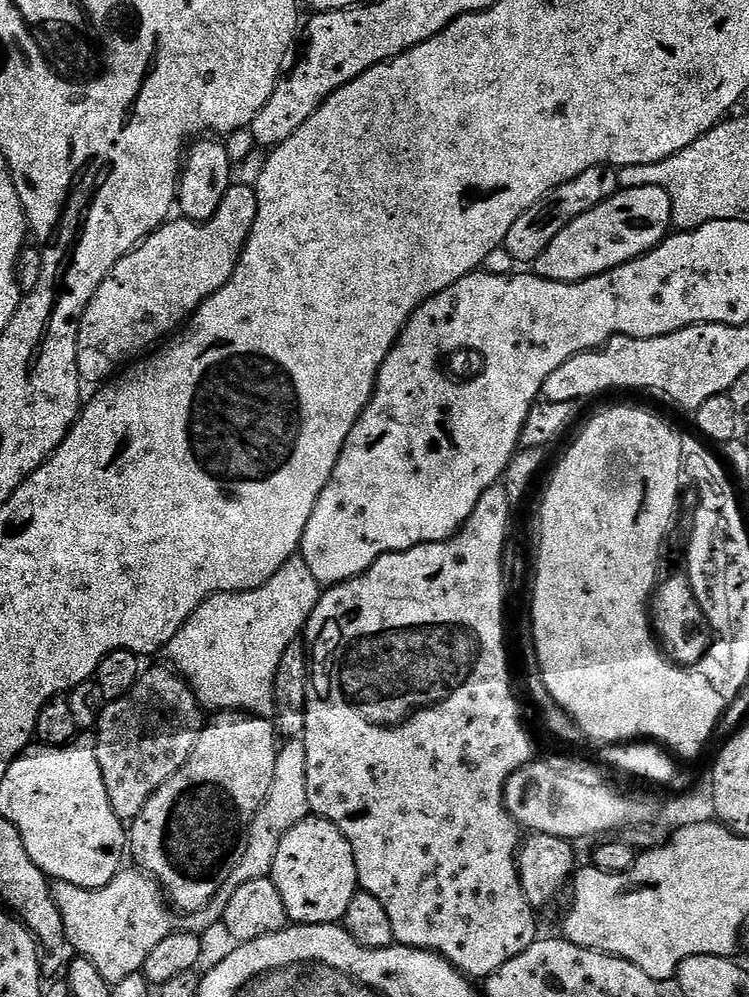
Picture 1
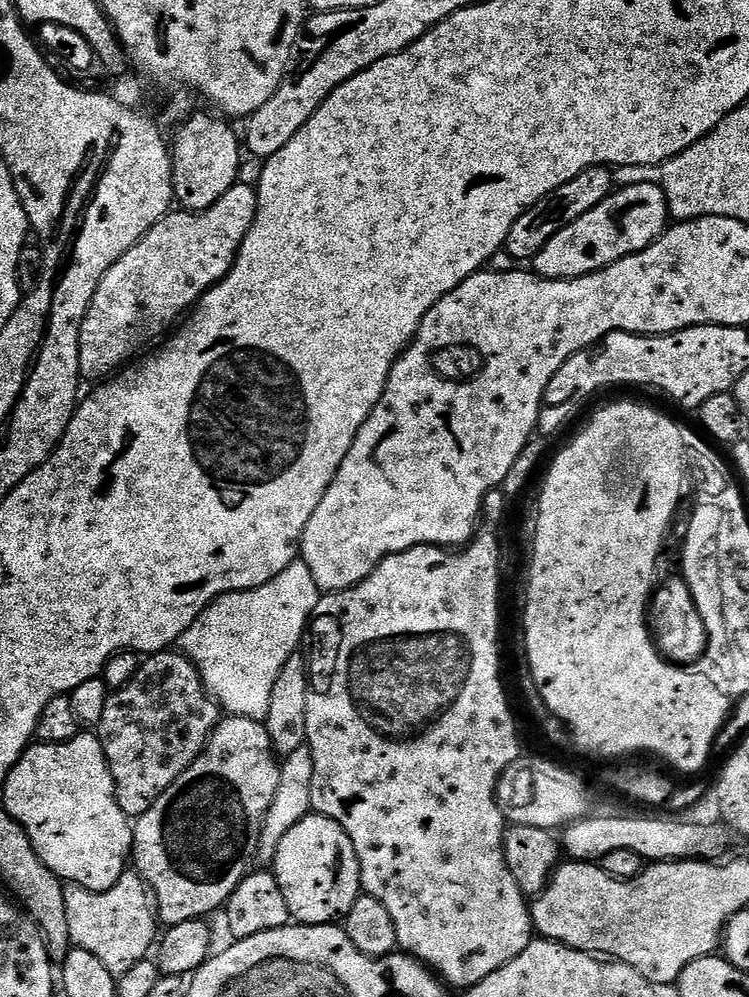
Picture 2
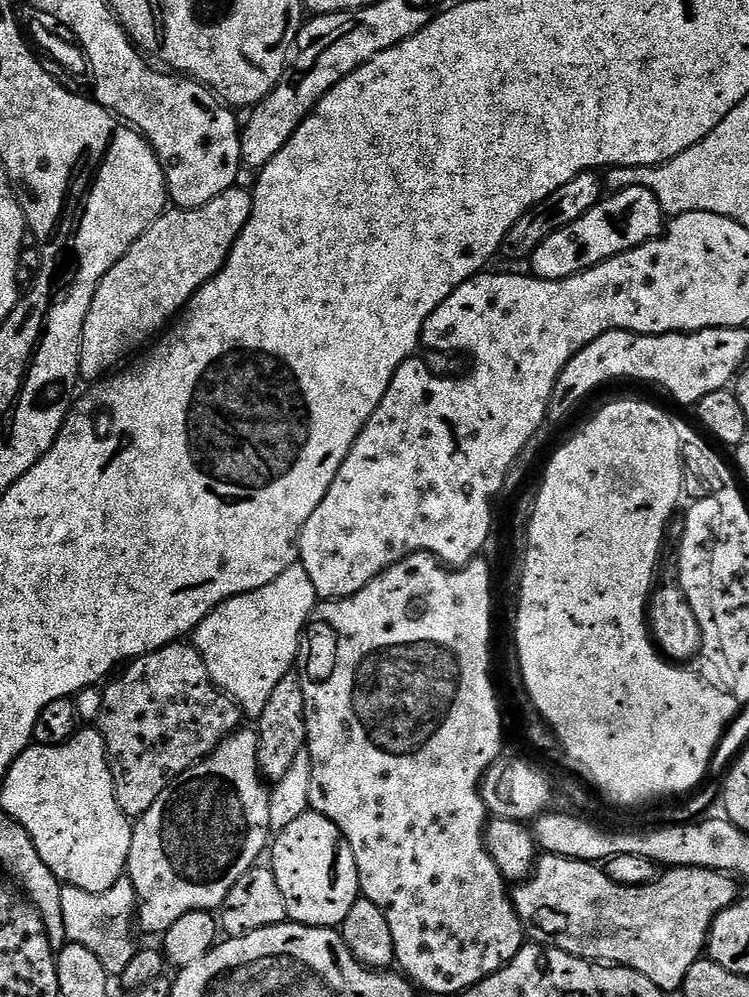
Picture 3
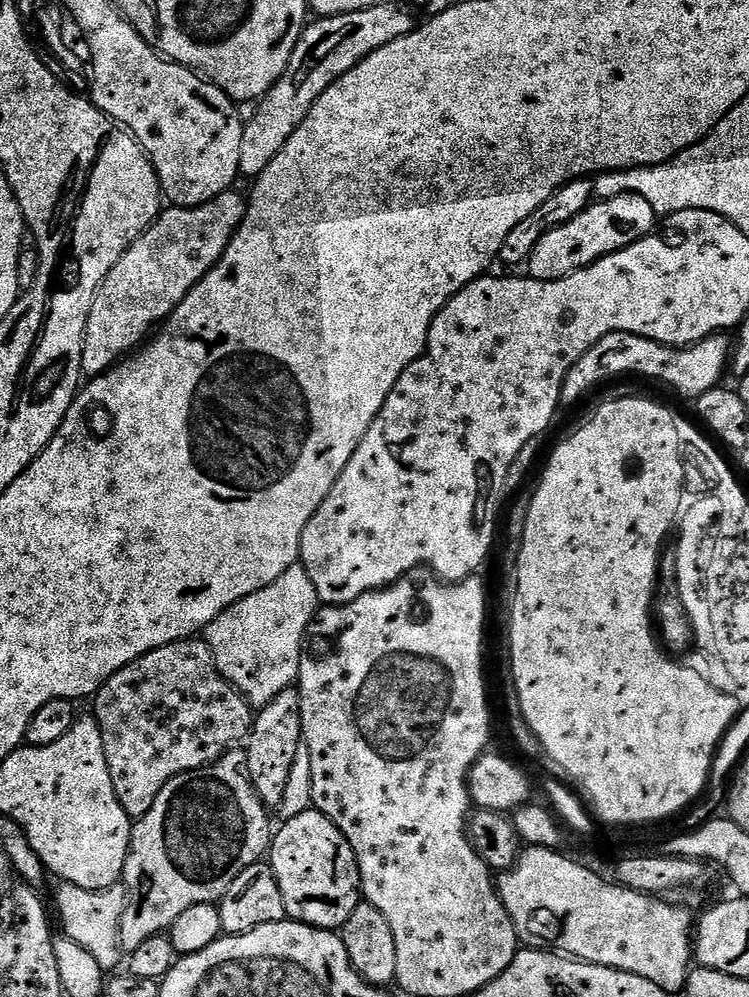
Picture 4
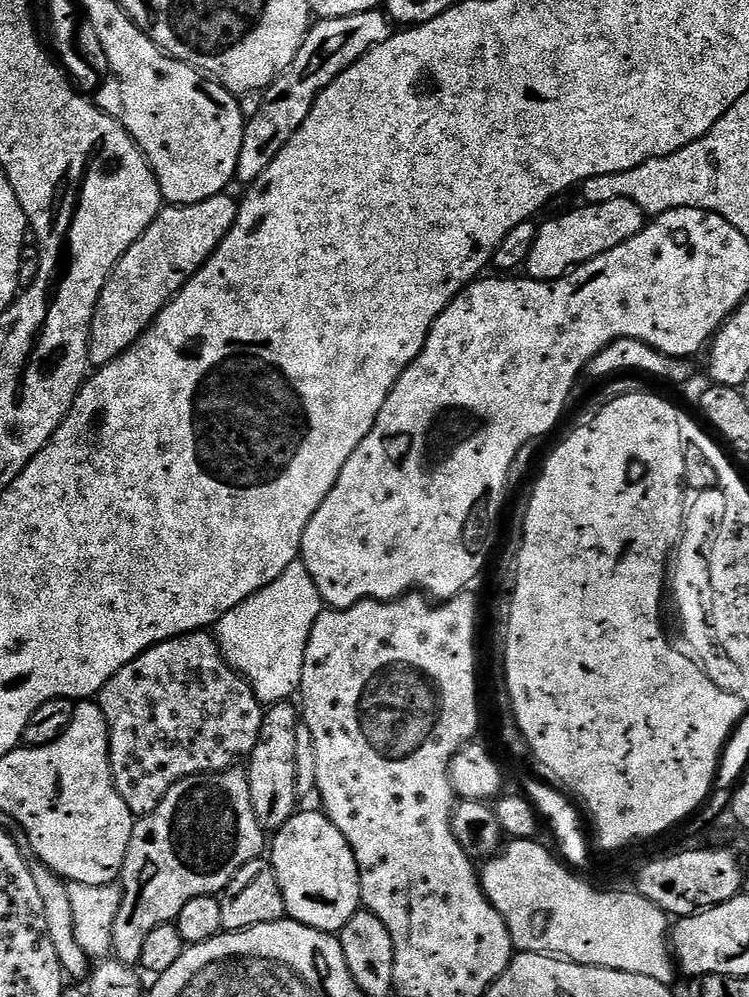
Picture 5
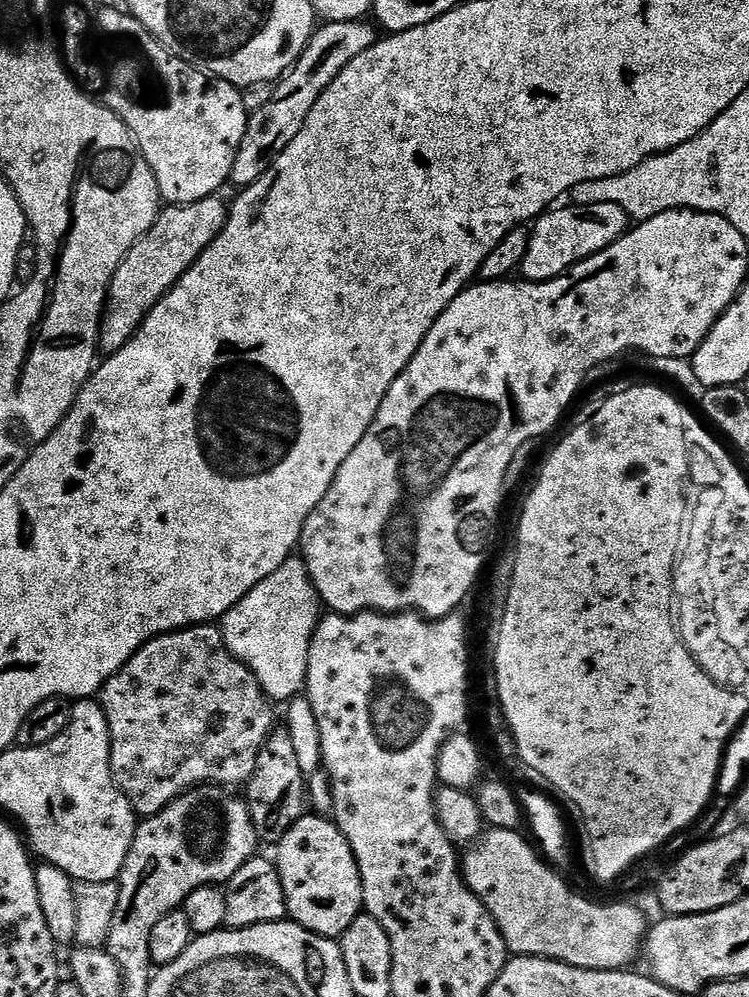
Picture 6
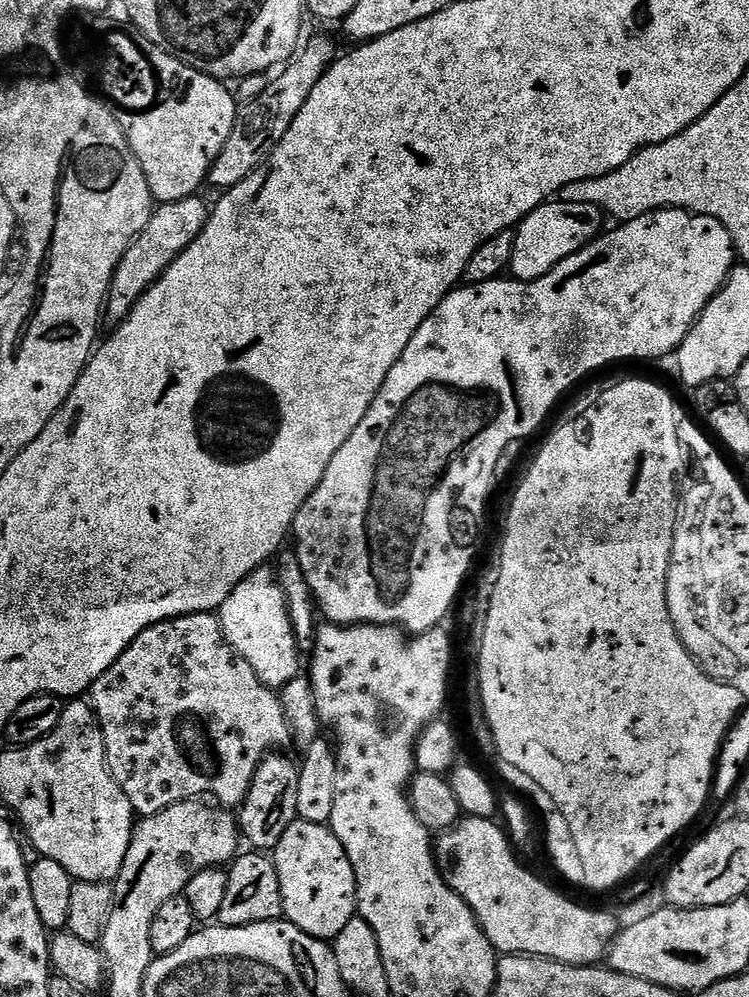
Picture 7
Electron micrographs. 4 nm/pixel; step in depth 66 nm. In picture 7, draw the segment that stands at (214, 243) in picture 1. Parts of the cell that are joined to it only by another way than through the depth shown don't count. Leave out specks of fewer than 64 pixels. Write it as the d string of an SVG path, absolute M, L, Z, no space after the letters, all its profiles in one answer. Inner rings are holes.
M199 195L187 196L176 203L160 204L153 209L150 222L132 241L131 247L123 255L112 279L112 288L105 300L105 317L112 324L123 321L142 293L152 285L178 256L205 228L210 211L209 205Z

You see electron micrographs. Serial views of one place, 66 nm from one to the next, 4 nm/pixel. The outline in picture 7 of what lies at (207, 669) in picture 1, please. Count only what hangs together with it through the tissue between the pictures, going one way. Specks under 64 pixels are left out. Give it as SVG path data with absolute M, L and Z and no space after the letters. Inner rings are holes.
M265 566L251 572L234 590L234 594L226 598L226 602L218 609L218 615L220 629L224 632L223 643L250 662L250 670L254 670L266 687L279 690L286 686L286 682L301 675L302 668L284 587L277 573L270 569Z

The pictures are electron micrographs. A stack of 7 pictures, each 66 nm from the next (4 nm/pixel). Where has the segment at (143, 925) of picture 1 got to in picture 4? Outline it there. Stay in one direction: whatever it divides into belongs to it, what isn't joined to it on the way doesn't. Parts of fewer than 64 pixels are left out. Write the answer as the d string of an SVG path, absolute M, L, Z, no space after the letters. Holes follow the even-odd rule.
M61 883L56 892L56 910L60 914L63 935L78 942L82 950L90 950L98 958L98 966L106 970L121 967L122 949L120 946L120 927L122 910L128 905L128 889L123 883L111 884L102 890L82 890L82 886ZM121 956L121 960L120 960Z

